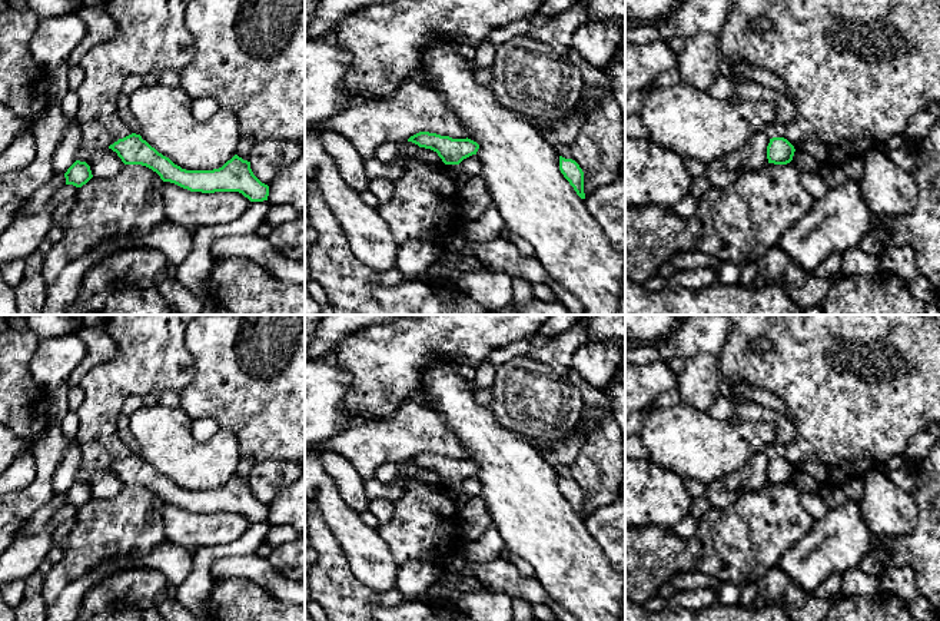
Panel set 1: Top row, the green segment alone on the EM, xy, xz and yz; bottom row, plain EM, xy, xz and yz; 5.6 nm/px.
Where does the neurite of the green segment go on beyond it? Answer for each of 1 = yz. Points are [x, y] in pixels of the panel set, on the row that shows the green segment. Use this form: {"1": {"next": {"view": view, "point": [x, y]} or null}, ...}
{"1": {"next": null}}

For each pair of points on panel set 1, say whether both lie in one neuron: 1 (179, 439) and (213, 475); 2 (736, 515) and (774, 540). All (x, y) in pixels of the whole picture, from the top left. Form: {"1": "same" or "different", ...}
{"1": "same", "2": "same"}

